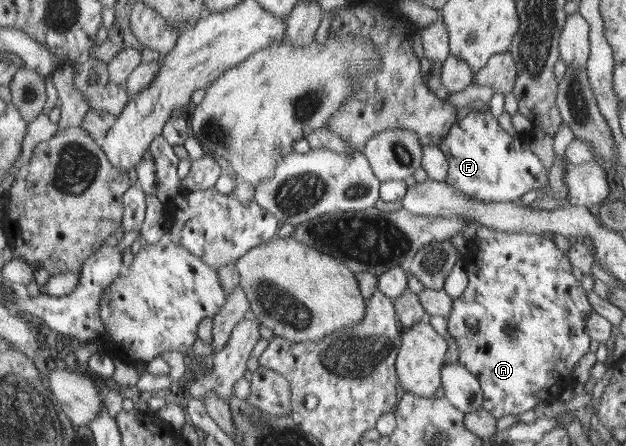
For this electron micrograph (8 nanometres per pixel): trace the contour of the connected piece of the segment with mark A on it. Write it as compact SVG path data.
M482 226L475 230L473 236L469 237L469 239L472 239L472 247L463 257L464 272L468 276L467 287L458 300L451 301L450 314L447 316L447 331L456 343L458 363L468 373L477 377L483 397L481 406L497 420L498 417L503 415L517 416L519 413L532 409L534 405L541 404L542 401L556 401L565 389L573 387L575 382L573 370L580 357L590 347L588 344L589 335L585 332L585 318L590 315L590 311L594 310L588 304L586 294L580 286L581 281L576 281L571 275L571 266L567 257L560 252L560 249L554 245L552 240L545 238L542 234L516 233Z

